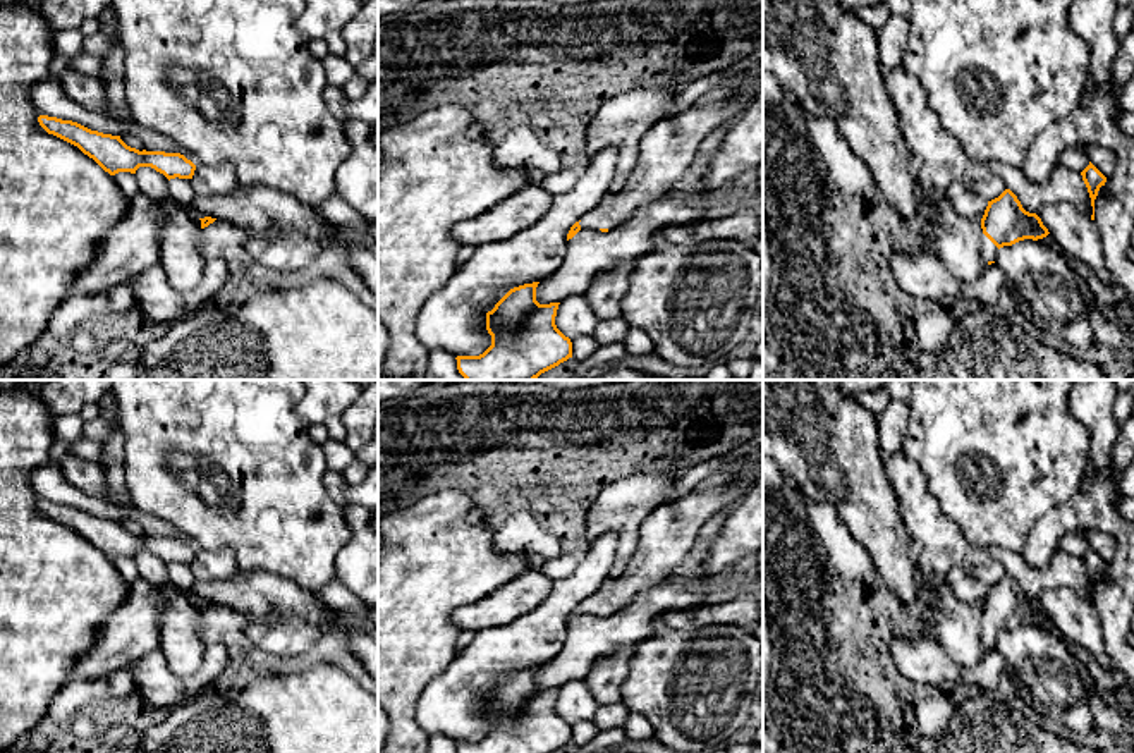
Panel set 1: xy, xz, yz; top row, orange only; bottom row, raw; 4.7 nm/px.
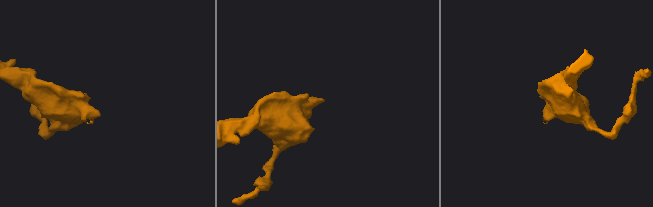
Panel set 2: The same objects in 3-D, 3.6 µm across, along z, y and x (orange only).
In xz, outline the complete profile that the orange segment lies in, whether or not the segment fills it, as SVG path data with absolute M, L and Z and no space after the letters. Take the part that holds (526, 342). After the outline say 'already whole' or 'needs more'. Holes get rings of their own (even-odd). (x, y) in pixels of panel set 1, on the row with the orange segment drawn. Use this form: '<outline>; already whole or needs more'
M540 282L510 289L486 313L491 346L479 356L457 356L466 380L536 380L572 358L572 342L555 325L560 303L540 304Z; already whole

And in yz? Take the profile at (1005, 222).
M1010 189L988 201L981 229L981 254L988 265L995 263L1000 248L1024 239L1038 241L1050 234L1041 218L1026 211Z; needs more

